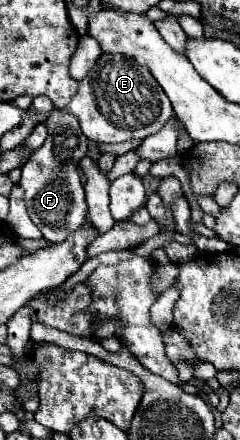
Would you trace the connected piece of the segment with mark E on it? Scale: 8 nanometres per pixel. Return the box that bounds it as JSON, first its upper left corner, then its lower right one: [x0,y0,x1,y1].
[60,53,174,143]

